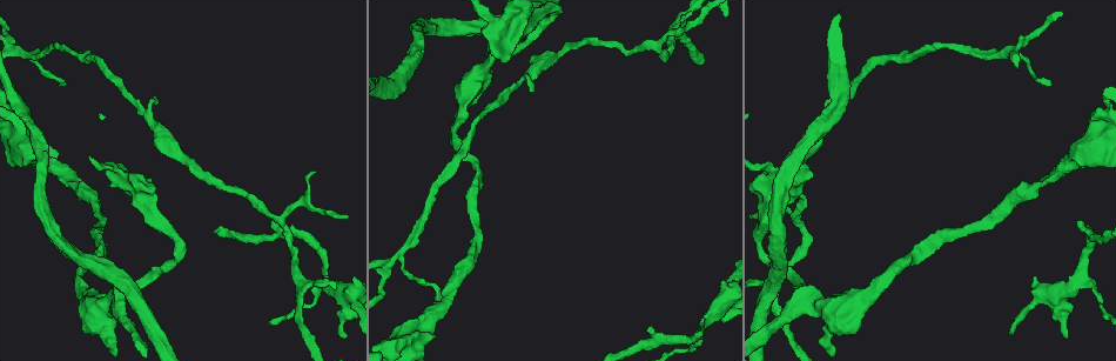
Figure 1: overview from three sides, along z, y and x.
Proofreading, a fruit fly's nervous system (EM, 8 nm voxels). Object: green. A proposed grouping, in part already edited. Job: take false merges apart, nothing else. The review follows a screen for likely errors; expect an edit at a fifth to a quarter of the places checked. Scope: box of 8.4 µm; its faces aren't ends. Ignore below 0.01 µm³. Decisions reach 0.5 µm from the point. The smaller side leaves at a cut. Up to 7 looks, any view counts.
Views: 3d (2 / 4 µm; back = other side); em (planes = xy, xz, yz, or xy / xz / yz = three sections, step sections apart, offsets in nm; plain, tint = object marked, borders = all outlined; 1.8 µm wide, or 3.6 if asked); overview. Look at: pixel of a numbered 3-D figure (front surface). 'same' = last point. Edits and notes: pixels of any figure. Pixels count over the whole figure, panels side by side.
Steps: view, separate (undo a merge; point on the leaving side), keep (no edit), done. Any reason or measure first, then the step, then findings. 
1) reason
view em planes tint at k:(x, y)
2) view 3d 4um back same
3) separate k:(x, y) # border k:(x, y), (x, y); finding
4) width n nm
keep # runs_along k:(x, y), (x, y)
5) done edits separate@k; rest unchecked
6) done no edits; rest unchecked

abrupt turn
view 3d 4um at 1:(400, 254)

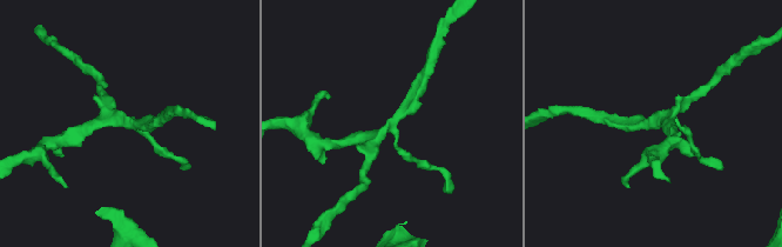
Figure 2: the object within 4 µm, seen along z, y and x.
view em planes tint at 2:(389, 124)

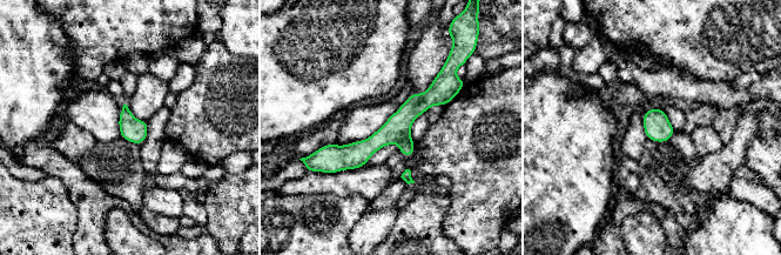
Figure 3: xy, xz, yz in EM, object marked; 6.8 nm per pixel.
keep # continuous, no second neuron

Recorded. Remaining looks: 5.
two arms in line, one across
view 3d 2um at 1:(293, 270)

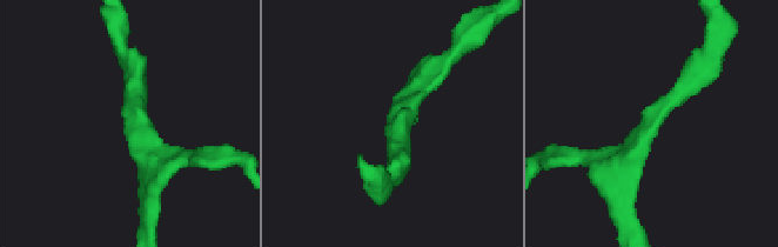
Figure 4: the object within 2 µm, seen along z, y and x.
arms 3; need the tissue
view em planes tint at 4:(651, 123)

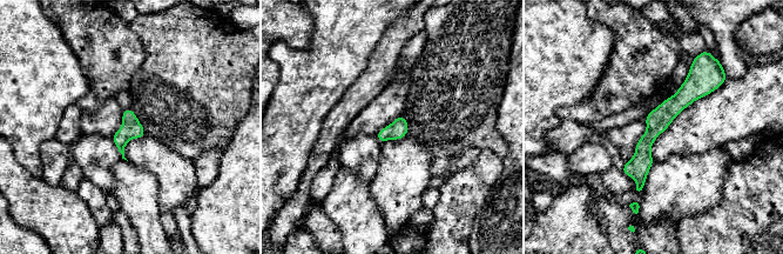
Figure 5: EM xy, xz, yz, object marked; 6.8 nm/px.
width 140 nm
keep # runs_along 5:(700, 77), (643, 144), (638, 191); all the same neuron

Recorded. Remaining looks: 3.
four arms meet
view 3d 2um back at 1:(483, 67)

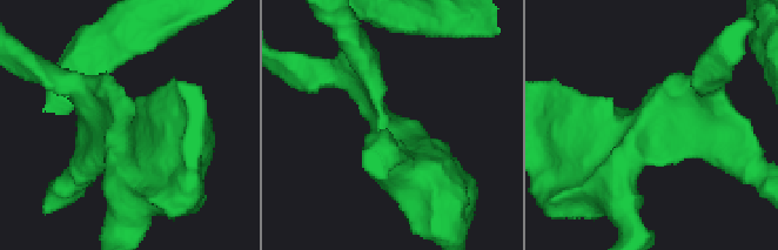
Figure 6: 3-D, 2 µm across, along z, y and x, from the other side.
arms 4; need the tissue
view em planes tint at 6:(650, 130)

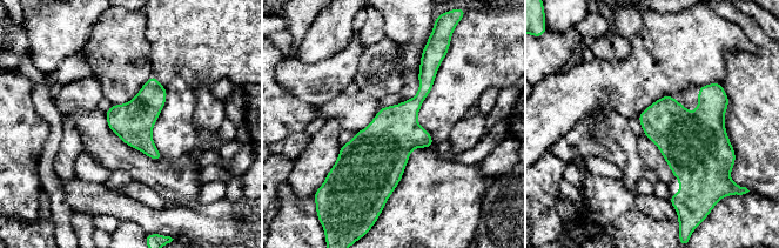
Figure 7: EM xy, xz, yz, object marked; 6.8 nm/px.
width 280 nm
keep # continuous, no second neuron

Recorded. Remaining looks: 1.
done no edits; rest unchecked

